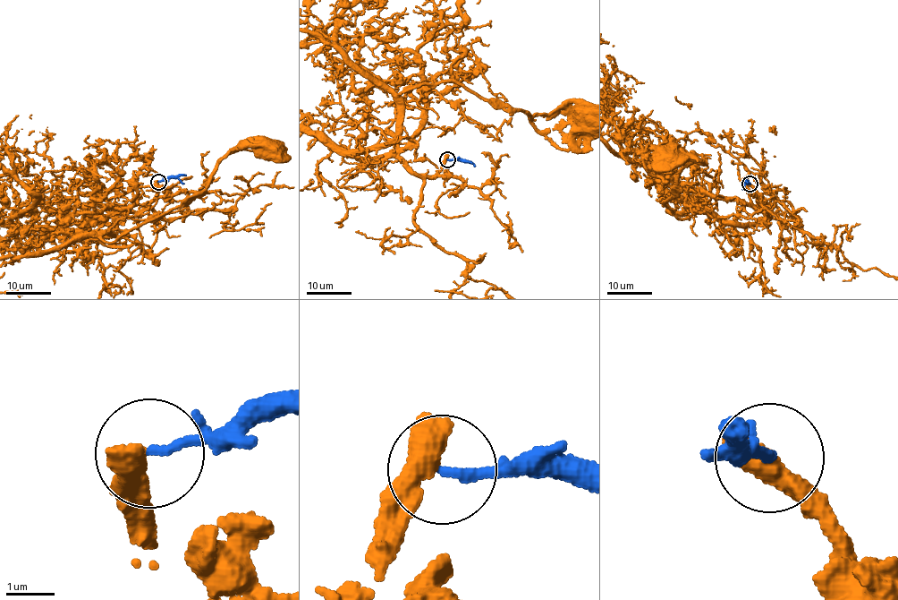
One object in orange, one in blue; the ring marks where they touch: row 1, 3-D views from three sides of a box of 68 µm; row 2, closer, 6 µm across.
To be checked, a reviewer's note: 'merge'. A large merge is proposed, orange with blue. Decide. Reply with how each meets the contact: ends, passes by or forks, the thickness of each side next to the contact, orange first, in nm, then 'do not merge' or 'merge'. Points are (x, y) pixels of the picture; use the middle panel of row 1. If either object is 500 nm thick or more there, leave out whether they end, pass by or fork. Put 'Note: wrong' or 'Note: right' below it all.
650 nm thick on the orange side, 170 nm on the other; do not merge
Note: wrong

